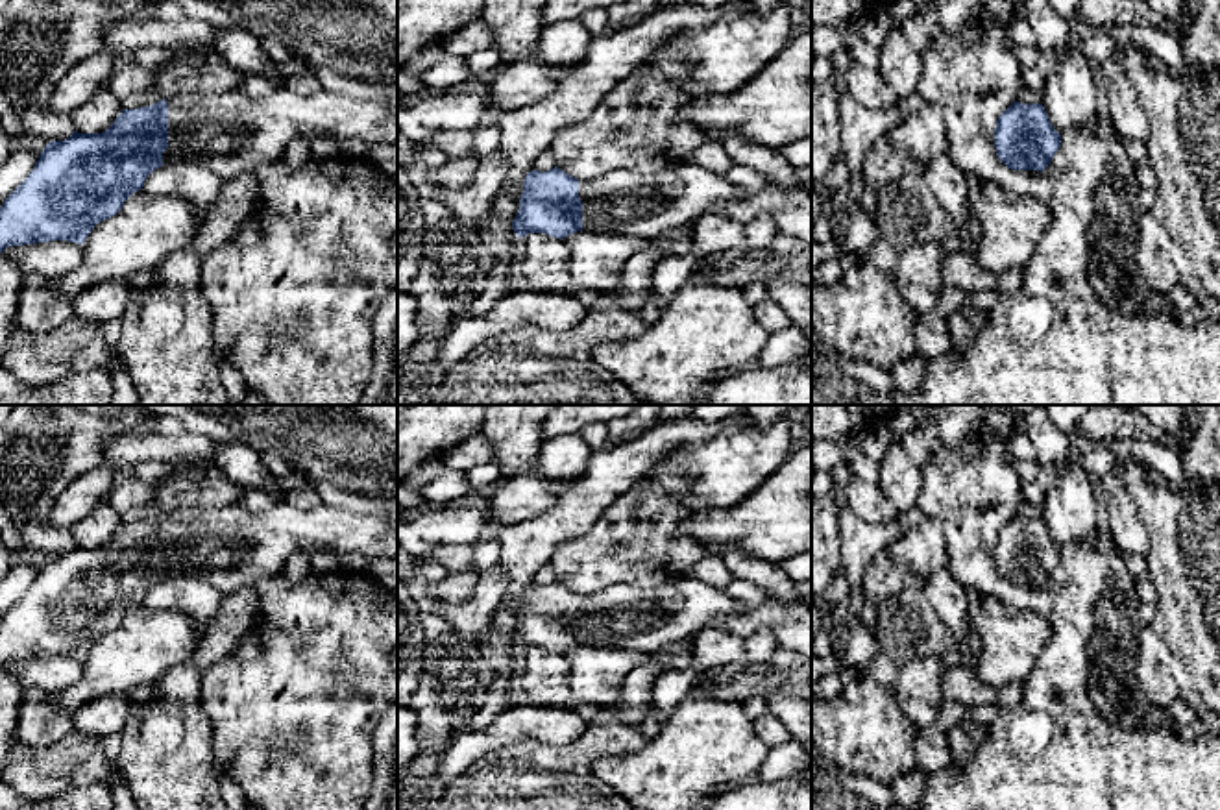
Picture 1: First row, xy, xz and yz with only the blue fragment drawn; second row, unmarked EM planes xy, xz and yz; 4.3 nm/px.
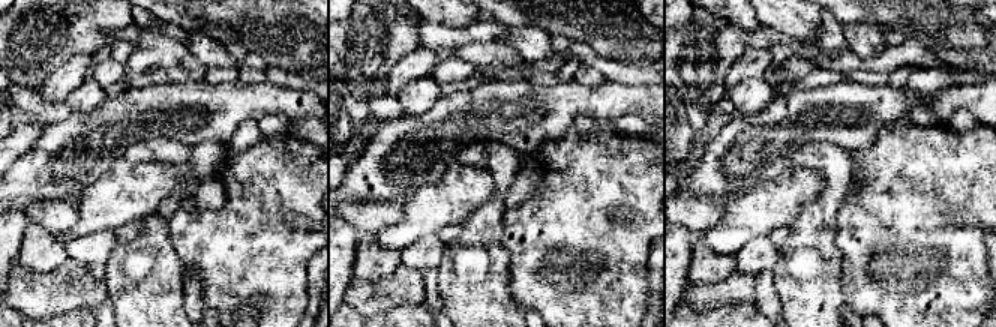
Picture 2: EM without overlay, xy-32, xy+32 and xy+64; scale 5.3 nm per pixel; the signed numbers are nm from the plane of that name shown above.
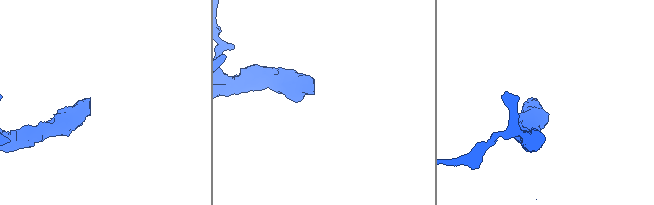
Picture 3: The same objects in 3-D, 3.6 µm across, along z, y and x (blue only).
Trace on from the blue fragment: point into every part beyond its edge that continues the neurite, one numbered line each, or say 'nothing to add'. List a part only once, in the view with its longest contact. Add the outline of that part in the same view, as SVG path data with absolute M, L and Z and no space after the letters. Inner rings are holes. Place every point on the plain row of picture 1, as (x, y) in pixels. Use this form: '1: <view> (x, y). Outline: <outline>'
1: xy (231, 546). Outline: M283 501L251 512L235 503L176 509L166 518L168 562L163 581L205 579L224 595L279 575L296 553L397 557L397 527L390 520L323 505L298 510Z

